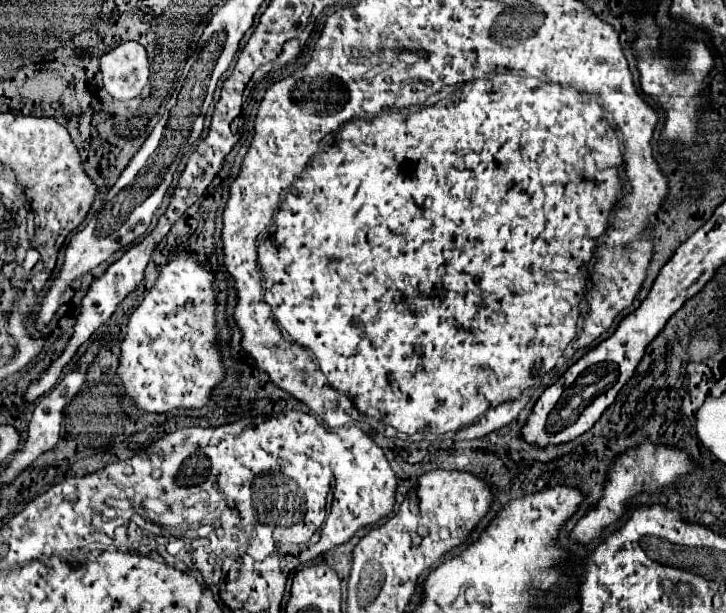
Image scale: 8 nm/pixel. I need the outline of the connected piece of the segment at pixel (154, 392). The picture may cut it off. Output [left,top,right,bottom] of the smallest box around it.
[119,257,225,413]

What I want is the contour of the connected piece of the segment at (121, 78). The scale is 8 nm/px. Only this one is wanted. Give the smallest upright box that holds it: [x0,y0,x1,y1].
[101,41,149,101]

